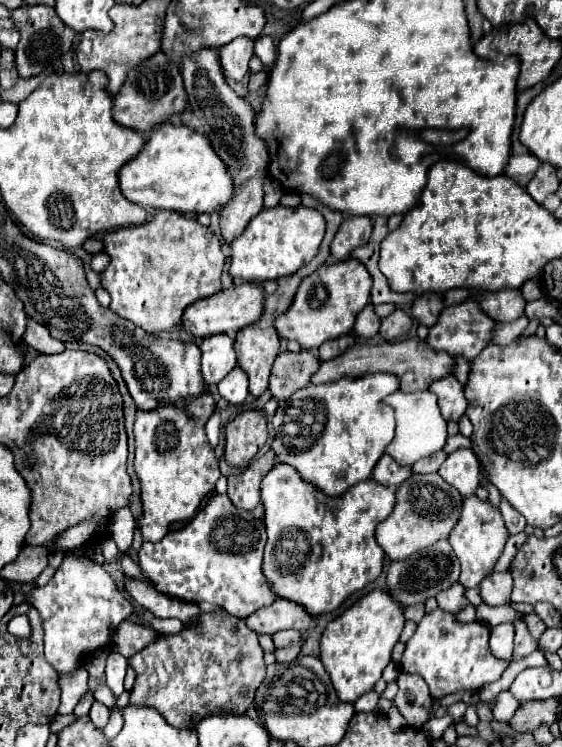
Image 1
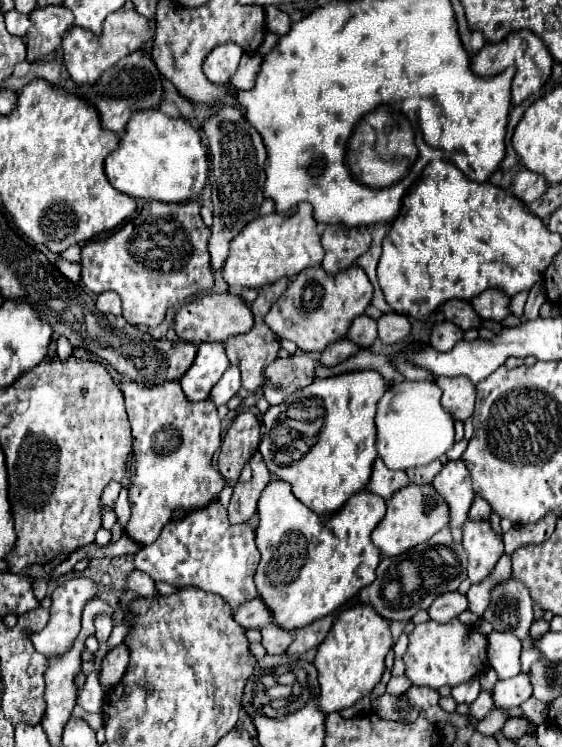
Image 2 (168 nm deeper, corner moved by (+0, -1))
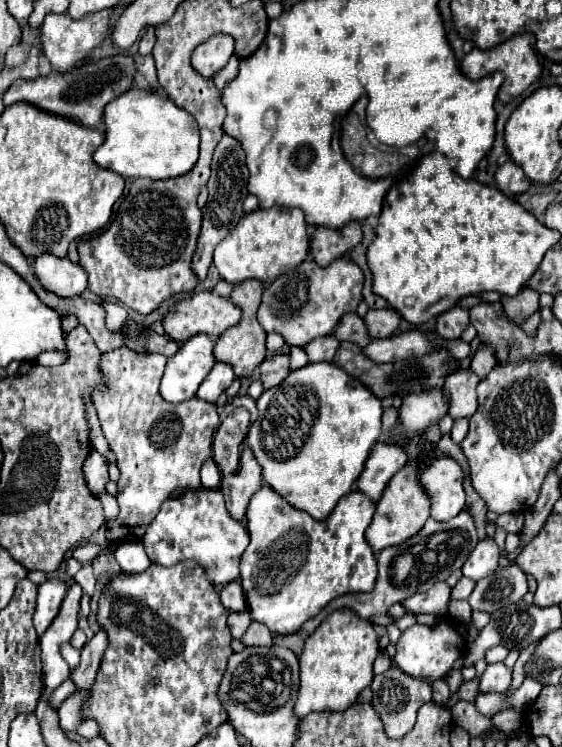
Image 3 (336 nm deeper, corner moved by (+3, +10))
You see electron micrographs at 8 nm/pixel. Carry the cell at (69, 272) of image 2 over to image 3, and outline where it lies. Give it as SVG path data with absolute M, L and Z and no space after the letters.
M42 253L36 257L34 269L40 285L58 297L76 297L88 287L86 271L68 257Z

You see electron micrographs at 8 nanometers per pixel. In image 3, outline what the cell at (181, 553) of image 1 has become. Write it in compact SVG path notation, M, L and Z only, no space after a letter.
M196 489L186 491L178 499L164 501L140 543L152 563L170 567L190 559L202 565L212 585L224 587L240 577L240 557L250 543L250 533L242 521L228 517L220 489Z

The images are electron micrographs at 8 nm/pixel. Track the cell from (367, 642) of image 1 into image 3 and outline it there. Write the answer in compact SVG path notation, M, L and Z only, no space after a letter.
M350 609L330 613L306 639L300 655L300 695L294 713L298 717L306 717L312 711L348 709L352 703L356 703L360 691L372 683L372 665L378 653L378 635L368 619L356 617L356 613Z

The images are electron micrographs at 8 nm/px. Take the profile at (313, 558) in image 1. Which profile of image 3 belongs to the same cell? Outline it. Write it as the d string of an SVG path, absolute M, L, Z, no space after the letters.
M268 485L260 487L250 499L250 507L246 513L250 545L244 551L240 563L242 589L252 611L252 619L264 623L270 631L280 635L296 633L296 629L300 629L304 621L316 617L320 609L334 597L344 593L372 591L376 581L376 555L368 545L364 531L370 525L374 511L374 501L368 501L368 497L364 497L364 493L360 491L350 491L338 501L330 517L318 523L308 513L288 505L288 501L284 501L284 497L280 497L280 493L276 493L274 489L268 489Z

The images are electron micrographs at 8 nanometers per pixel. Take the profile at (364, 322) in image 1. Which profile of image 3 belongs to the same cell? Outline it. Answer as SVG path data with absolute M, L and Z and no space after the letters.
M348 313L340 319L334 335L338 337L338 341L352 341L352 343L358 343L360 347L364 345L370 345L372 337L370 333L366 331L366 325L364 325L364 319L358 317L358 313Z

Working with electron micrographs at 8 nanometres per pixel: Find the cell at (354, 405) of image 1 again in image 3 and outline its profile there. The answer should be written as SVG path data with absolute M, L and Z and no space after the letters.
M310 363L292 371L278 387L264 391L256 403L260 415L250 425L246 445L262 465L264 481L296 509L306 511L318 521L326 519L336 503L352 491L356 479L364 471L370 449L376 445L376 437L380 437L382 401L372 397L360 381L350 377L336 363Z

